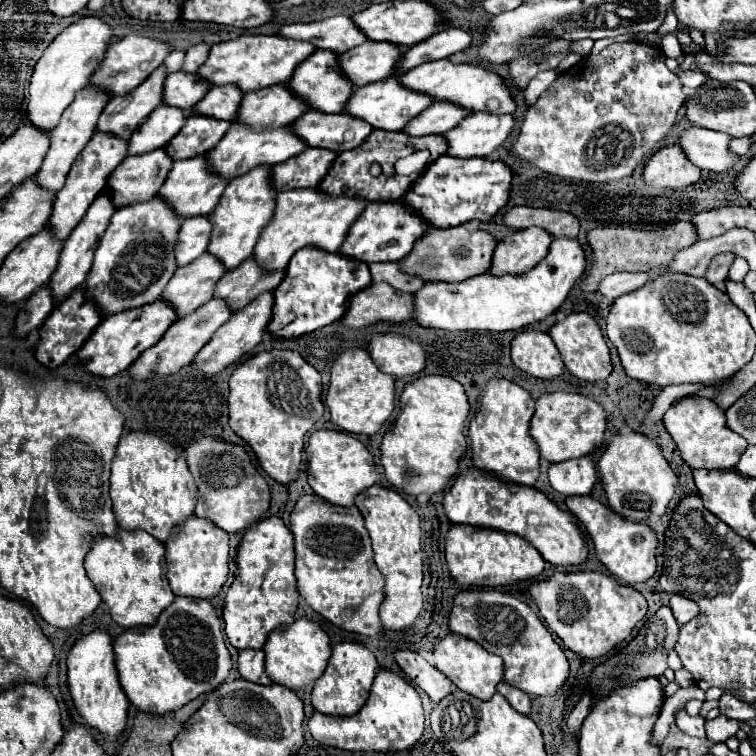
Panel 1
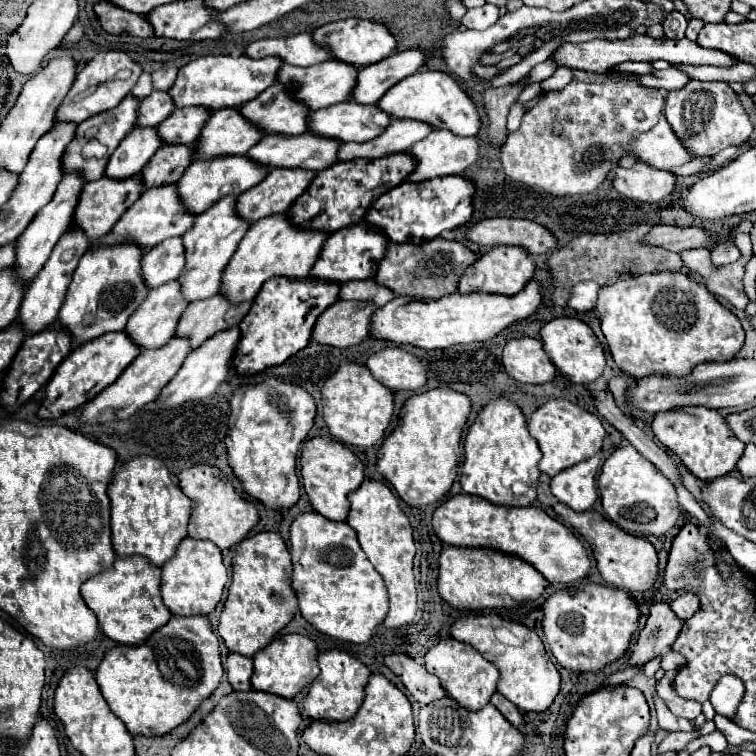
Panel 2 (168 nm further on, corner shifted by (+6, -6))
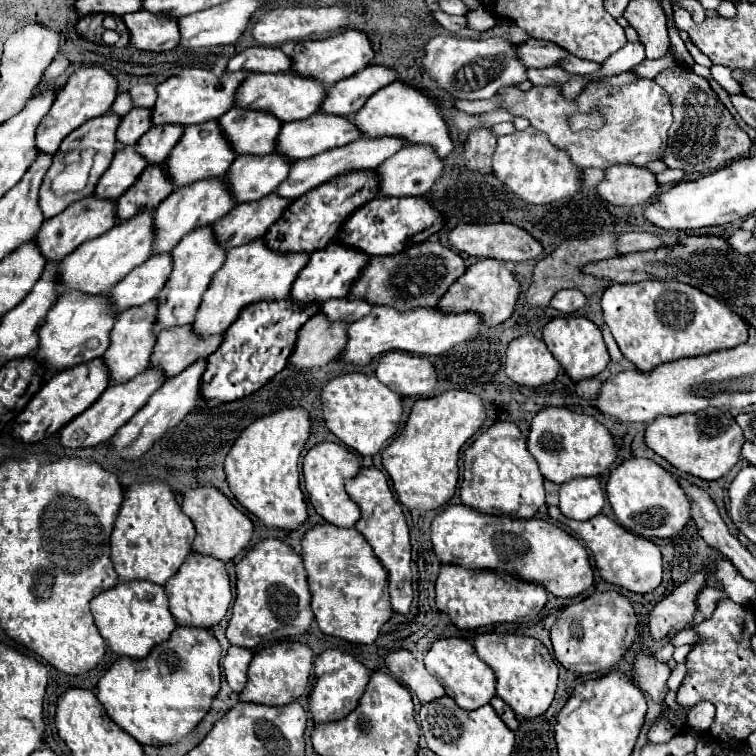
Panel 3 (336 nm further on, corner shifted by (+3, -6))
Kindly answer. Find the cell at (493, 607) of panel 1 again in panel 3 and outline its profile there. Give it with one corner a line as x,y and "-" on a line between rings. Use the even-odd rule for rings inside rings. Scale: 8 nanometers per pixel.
480,633
474,639
476,653
480,659
490,665
496,673
496,695
512,707
512,711
524,719
534,719
542,715
556,693
558,667
548,653
548,649
532,637
516,635
498,635
498,633

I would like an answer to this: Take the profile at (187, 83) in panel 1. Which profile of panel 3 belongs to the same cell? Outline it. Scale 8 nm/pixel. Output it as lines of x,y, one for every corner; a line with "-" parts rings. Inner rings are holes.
132,109
128,115
124,115
116,129
116,139
122,145
136,145
138,139
152,127
148,113
150,109

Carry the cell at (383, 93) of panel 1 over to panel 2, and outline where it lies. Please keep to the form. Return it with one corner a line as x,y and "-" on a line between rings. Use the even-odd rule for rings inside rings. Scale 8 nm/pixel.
353,99
313,111
309,131
315,135
365,143
379,137
389,127
393,117
377,105
361,105

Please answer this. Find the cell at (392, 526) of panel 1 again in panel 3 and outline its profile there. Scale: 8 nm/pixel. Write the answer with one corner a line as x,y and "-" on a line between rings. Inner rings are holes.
374,465
362,467
360,473
346,483
346,493
360,505
362,517
356,523
356,529
364,535
364,539
370,543
374,549
376,557
388,571
388,583
390,583
390,599
392,599
392,609
396,613
406,615
414,593
412,593
412,571
410,571
410,537
408,537
408,525
402,513
400,503
394,499
386,475
376,469

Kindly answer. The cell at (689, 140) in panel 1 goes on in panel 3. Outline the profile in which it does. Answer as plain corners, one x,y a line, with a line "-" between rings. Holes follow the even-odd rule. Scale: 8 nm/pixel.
638,79
638,81
634,81
630,85
622,85
622,87
606,85
602,81
596,81
596,83
586,85
582,89
582,93
572,101
562,95
560,85
540,85
540,87
532,87
530,91
520,91
518,87
502,87
498,91
498,97
500,97
500,109
506,109
514,117
526,117
530,121
530,125
534,129
546,133
548,139
552,141
552,145
562,149
578,169
586,169
586,167
608,169
608,167
618,165
618,163
630,163
630,165
644,167
648,161
660,159
664,155
666,131
672,125
670,99
664,93
664,89
660,89
660,85
656,85
656,81
652,81
652,79
-
590,111
598,111
604,117
604,127
598,129
598,131
582,129
582,131
574,133
570,129
568,117
572,113
590,113

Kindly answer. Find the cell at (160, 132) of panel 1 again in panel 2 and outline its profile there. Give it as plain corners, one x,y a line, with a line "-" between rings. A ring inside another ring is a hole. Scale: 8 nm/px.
135,127
111,155
107,165
109,177
133,177
133,173
141,173
161,145
163,139
157,127

